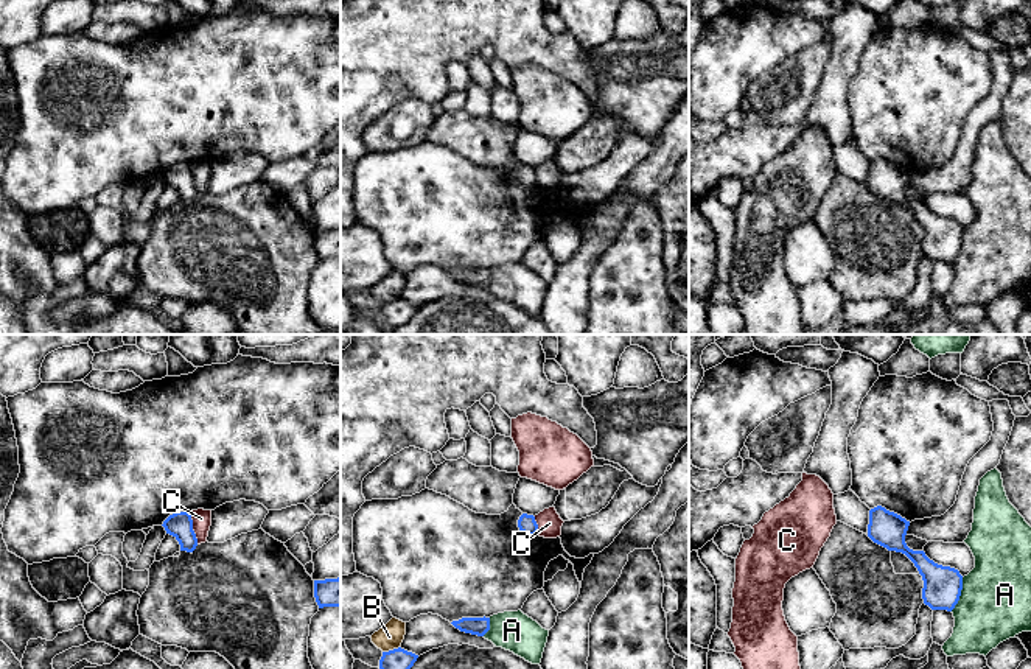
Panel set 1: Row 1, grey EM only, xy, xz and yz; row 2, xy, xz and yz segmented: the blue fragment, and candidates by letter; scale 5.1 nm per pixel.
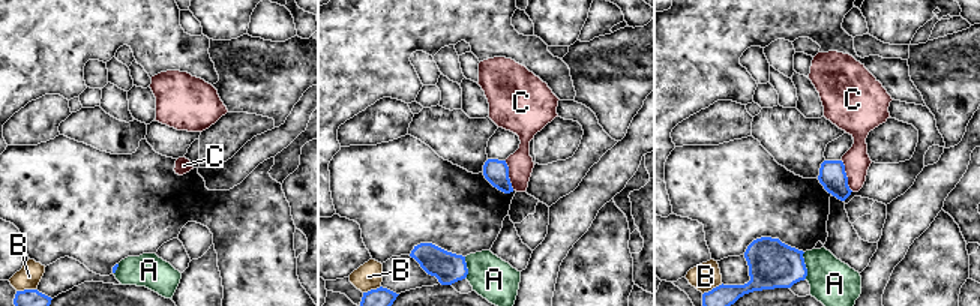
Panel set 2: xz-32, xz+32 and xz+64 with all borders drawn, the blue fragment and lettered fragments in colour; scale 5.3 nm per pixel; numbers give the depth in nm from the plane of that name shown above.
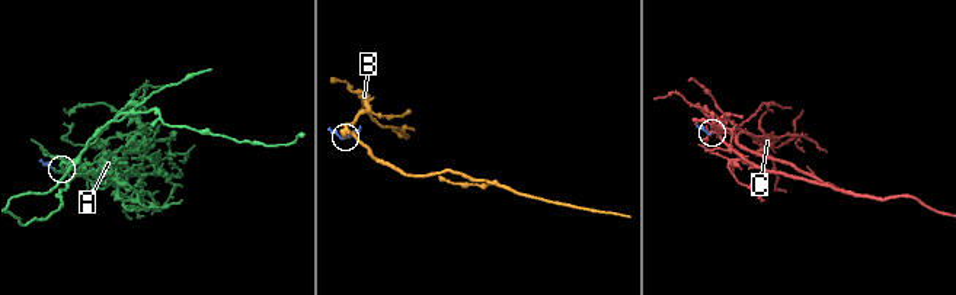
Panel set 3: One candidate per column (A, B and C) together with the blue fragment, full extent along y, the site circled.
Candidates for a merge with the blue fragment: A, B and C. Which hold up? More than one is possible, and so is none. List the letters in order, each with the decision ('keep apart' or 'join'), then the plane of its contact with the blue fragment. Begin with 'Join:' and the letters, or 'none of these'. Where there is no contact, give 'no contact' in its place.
Join: none of these
A: keep apart | yz
B: keep apart | xz
C: keep apart | xy

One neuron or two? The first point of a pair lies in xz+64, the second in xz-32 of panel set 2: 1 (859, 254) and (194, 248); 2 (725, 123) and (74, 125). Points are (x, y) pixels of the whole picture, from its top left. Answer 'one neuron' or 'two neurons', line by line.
1: two neurons
2: two neurons

